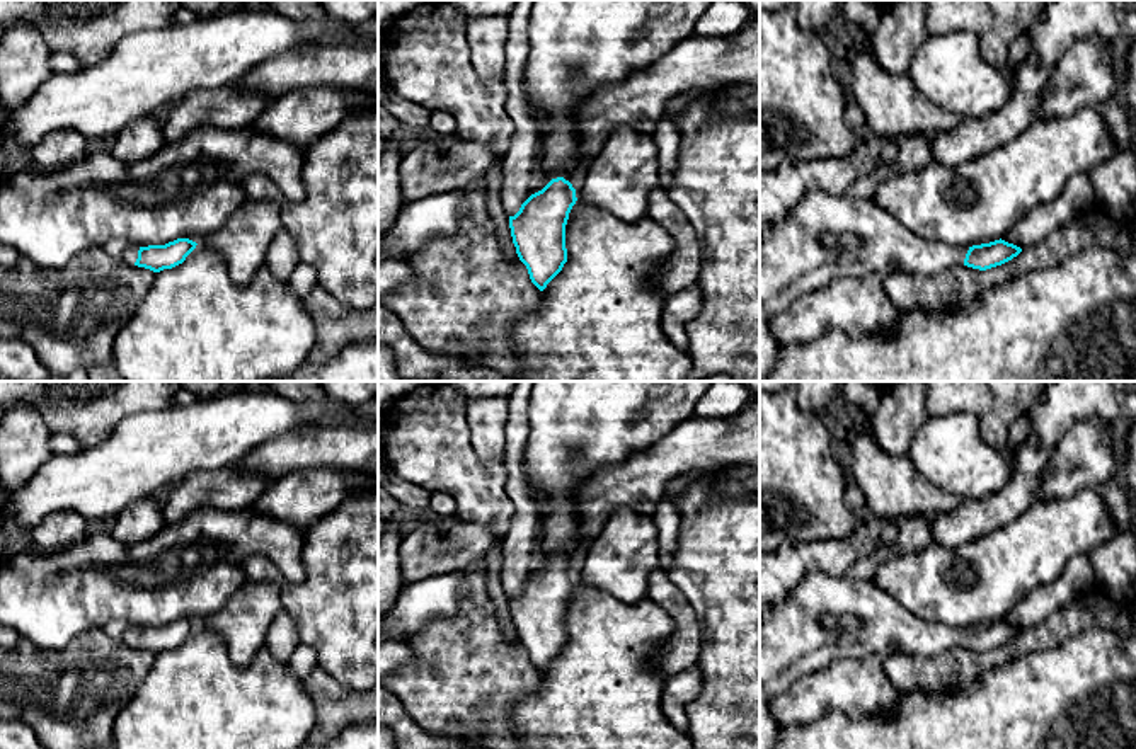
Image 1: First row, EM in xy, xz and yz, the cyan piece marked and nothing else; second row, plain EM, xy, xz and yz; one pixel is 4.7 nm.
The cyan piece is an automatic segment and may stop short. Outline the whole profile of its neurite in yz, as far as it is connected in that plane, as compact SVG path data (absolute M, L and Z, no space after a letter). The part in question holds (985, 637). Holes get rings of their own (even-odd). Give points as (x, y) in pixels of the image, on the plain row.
M807 574L780 604L766 604L760 613L760 749L775 749L778 742L782 725L770 712L772 701L789 693L804 674L819 671L836 659L865 659L889 652L937 655L962 645L986 652L1012 642L1020 633L1020 628L1001 620L972 628L930 623L915 616L872 580ZM824 615L858 618L860 623L855 628L826 628Z

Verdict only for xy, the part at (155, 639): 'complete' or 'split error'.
split error

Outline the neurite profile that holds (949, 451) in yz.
M966 412L928 415L909 458L918 473L959 502L995 495L1012 478L1003 456L981 437L979 420Z

